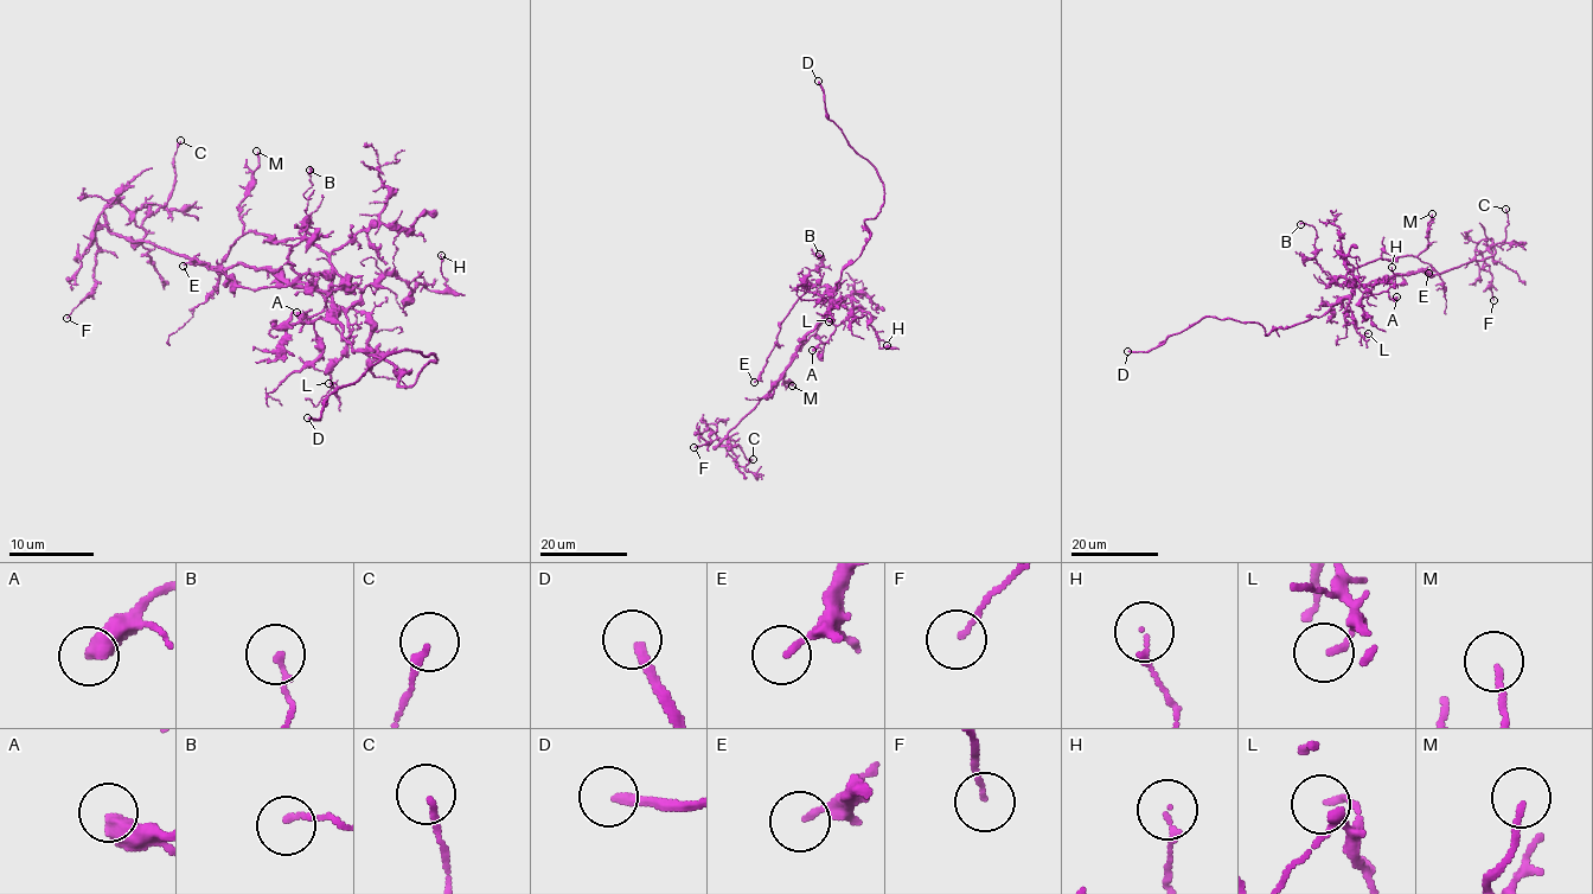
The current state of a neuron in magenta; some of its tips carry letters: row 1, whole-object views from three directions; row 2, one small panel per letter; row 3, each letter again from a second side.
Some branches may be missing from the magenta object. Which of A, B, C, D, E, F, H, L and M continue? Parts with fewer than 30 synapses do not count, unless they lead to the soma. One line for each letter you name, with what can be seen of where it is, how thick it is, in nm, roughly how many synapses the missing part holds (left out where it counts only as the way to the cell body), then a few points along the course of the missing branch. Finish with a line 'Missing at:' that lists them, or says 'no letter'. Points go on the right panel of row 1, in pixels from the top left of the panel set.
D: at (1127, 351); 240 nm thick
Missing at: D

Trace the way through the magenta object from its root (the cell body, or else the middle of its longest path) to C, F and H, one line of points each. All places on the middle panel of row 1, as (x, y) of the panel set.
C: (831, 305), (806, 336), (784, 375), (714, 448), (730, 442), (737, 445), (749, 461), (753, 459)
F: (831, 305), (806, 336), (784, 375), (718, 445), (714, 448), (720, 441), (710, 429), (708, 446), (693, 447)
H: (831, 305), (867, 311), (878, 347), (888, 349), (887, 345)

